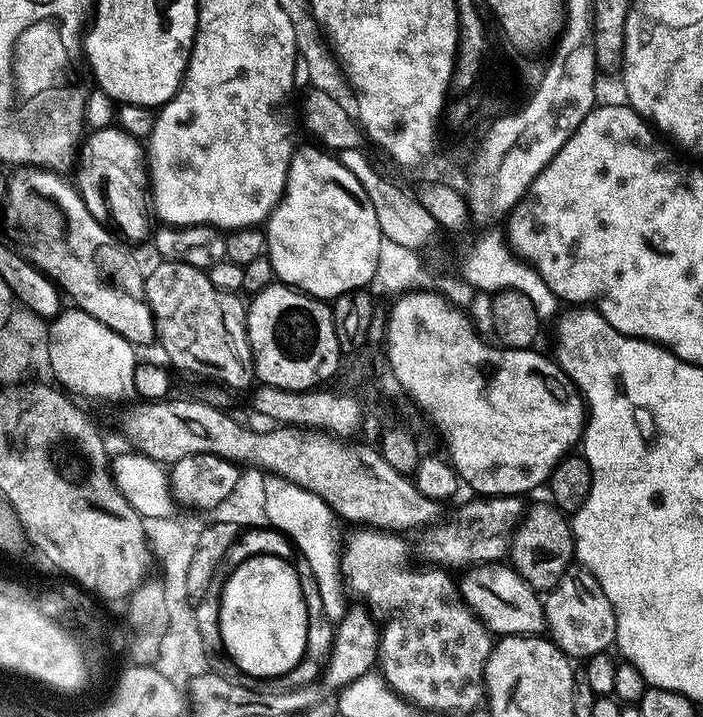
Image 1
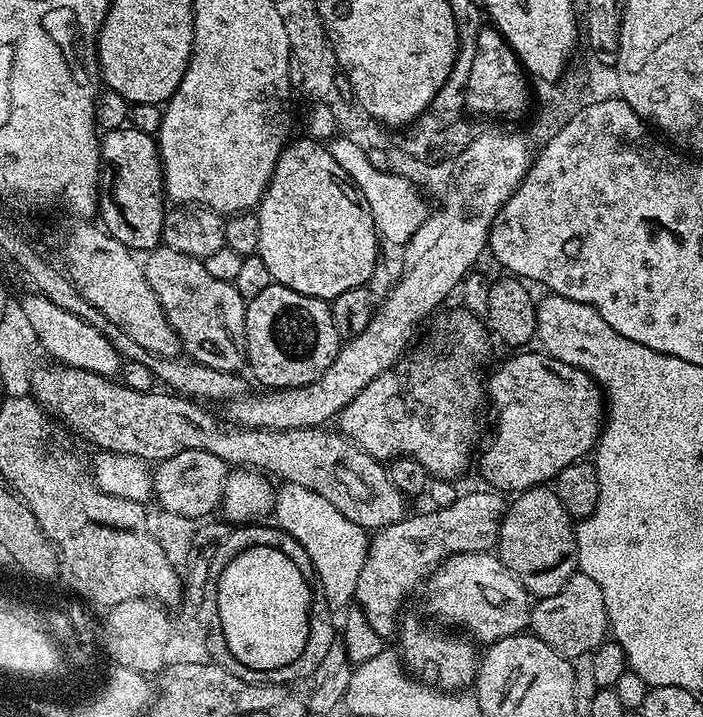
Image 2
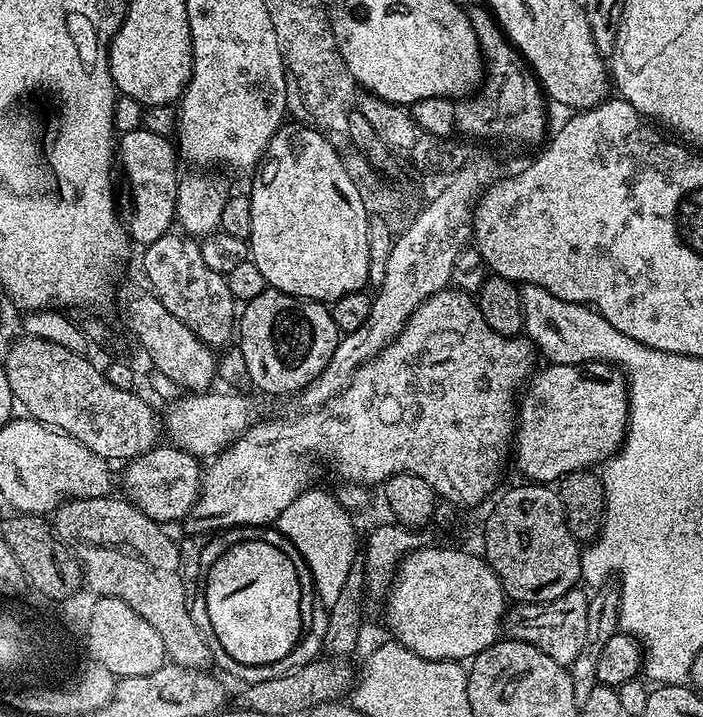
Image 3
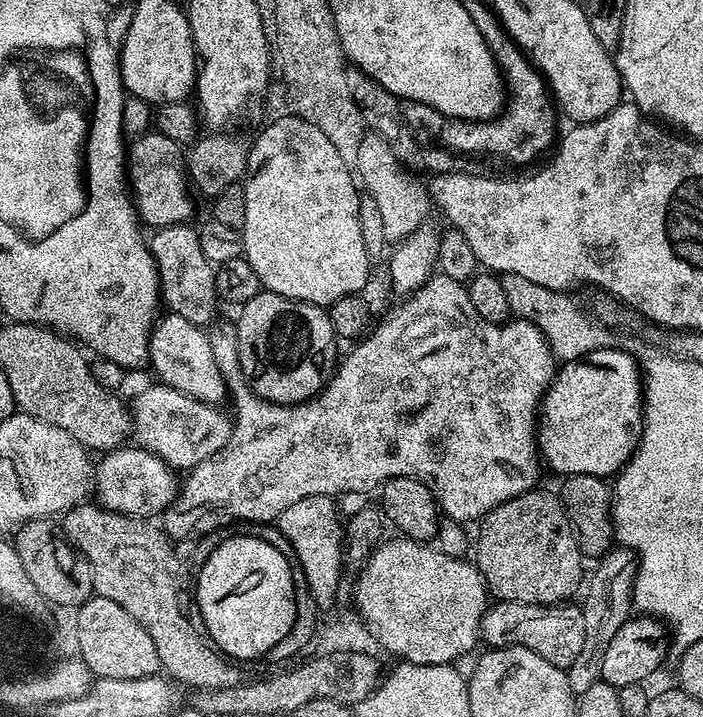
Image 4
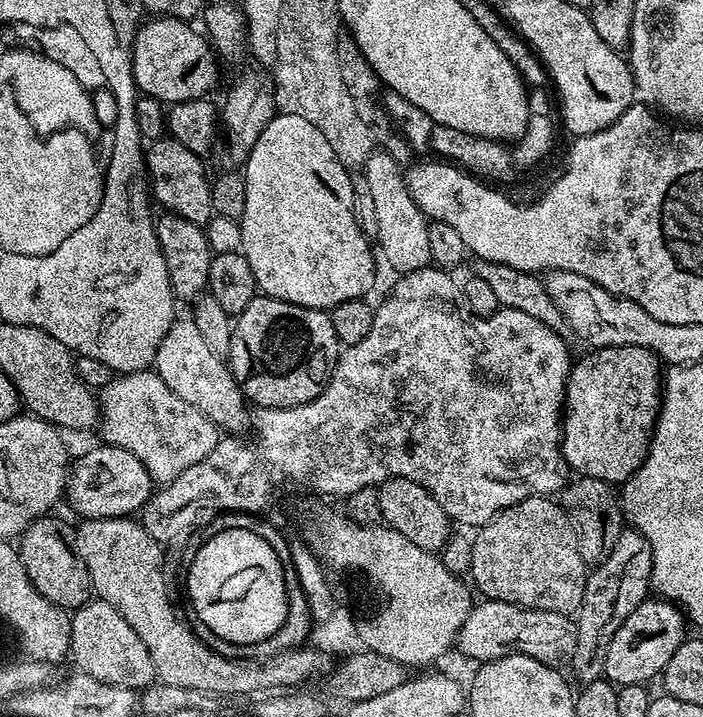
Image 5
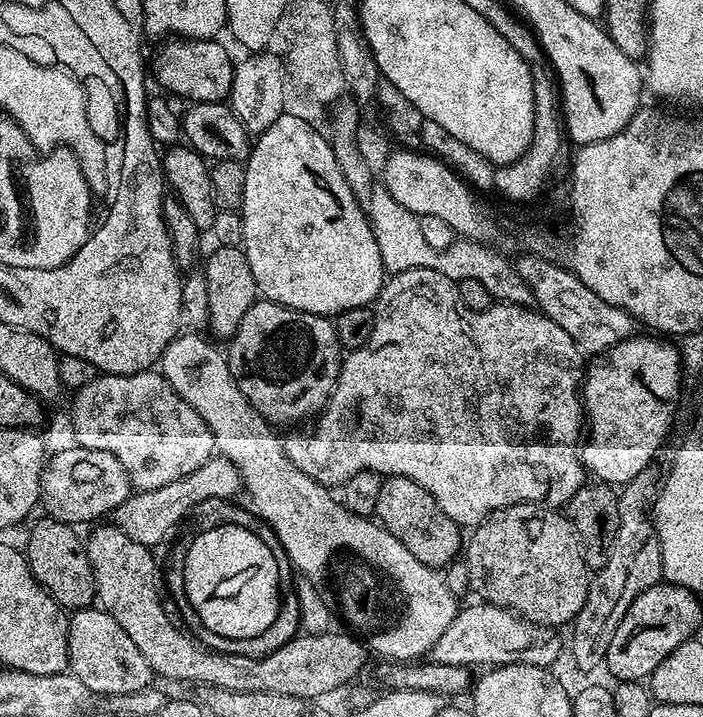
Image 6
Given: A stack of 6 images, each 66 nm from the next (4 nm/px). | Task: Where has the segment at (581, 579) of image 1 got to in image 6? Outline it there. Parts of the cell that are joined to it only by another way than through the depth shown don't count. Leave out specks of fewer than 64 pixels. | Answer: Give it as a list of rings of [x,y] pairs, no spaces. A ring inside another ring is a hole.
[[[475,602],[469,608],[461,607],[454,622],[446,626],[442,638],[434,642],[430,653],[433,664],[458,666],[471,669],[472,664],[499,666],[502,664],[536,665],[539,668],[550,668],[563,650],[564,645],[551,627],[524,620],[516,613],[499,608],[493,604]]]

